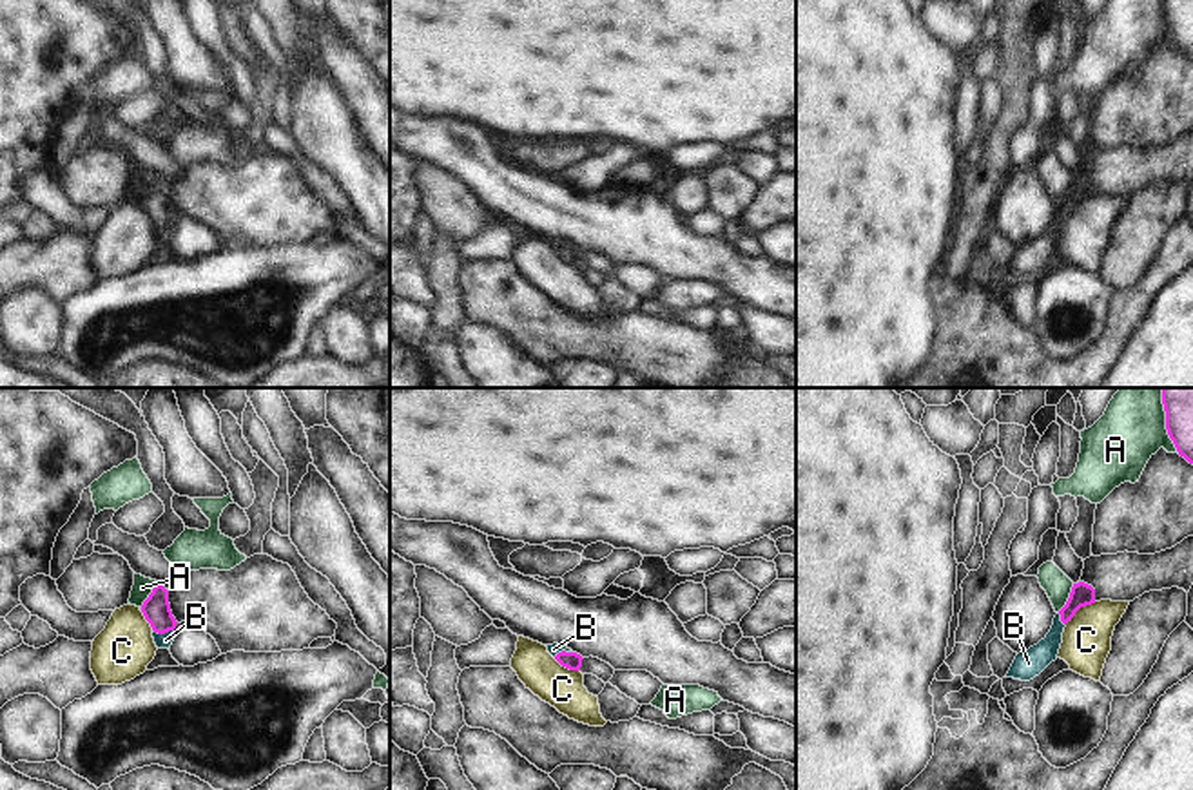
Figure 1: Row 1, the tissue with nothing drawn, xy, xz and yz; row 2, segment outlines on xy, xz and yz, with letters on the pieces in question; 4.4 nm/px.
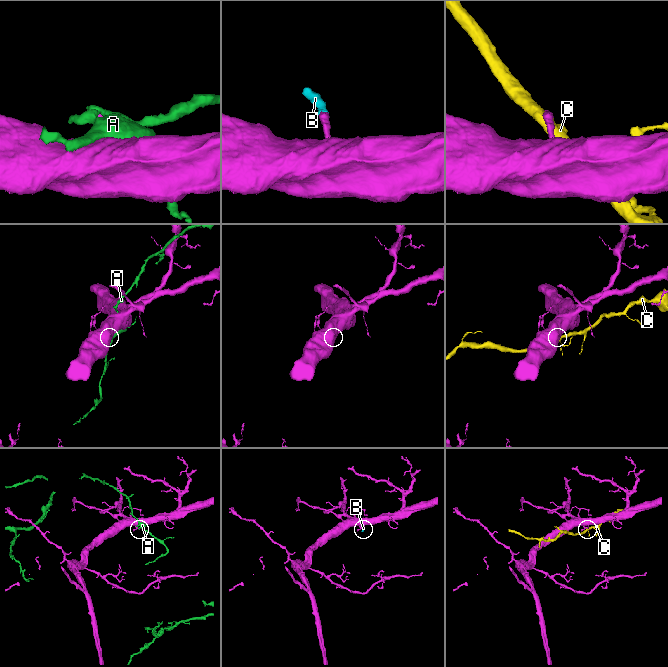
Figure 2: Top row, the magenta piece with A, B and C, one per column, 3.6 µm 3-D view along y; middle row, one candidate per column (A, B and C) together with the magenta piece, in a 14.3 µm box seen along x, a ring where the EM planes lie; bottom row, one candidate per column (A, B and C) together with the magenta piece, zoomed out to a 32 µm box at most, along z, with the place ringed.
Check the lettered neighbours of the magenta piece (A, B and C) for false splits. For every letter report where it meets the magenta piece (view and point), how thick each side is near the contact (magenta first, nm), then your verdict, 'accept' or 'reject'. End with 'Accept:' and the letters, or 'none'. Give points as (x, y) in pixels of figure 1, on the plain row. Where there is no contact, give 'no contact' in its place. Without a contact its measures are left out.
A: yz (1166, 22) | 130/300 nm | reject
B: xy (164, 227) | 130/70 nm | accept
C: yz (1079, 202) | 100/220 nm | reject
Accept: B

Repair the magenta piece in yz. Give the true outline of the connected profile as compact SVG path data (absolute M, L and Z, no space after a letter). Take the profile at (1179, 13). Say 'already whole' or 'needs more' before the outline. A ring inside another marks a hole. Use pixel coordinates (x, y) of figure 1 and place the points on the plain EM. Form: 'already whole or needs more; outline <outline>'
already whole; outline M1164 0L1166 24L1180 51L1193 58L1193 0Z

